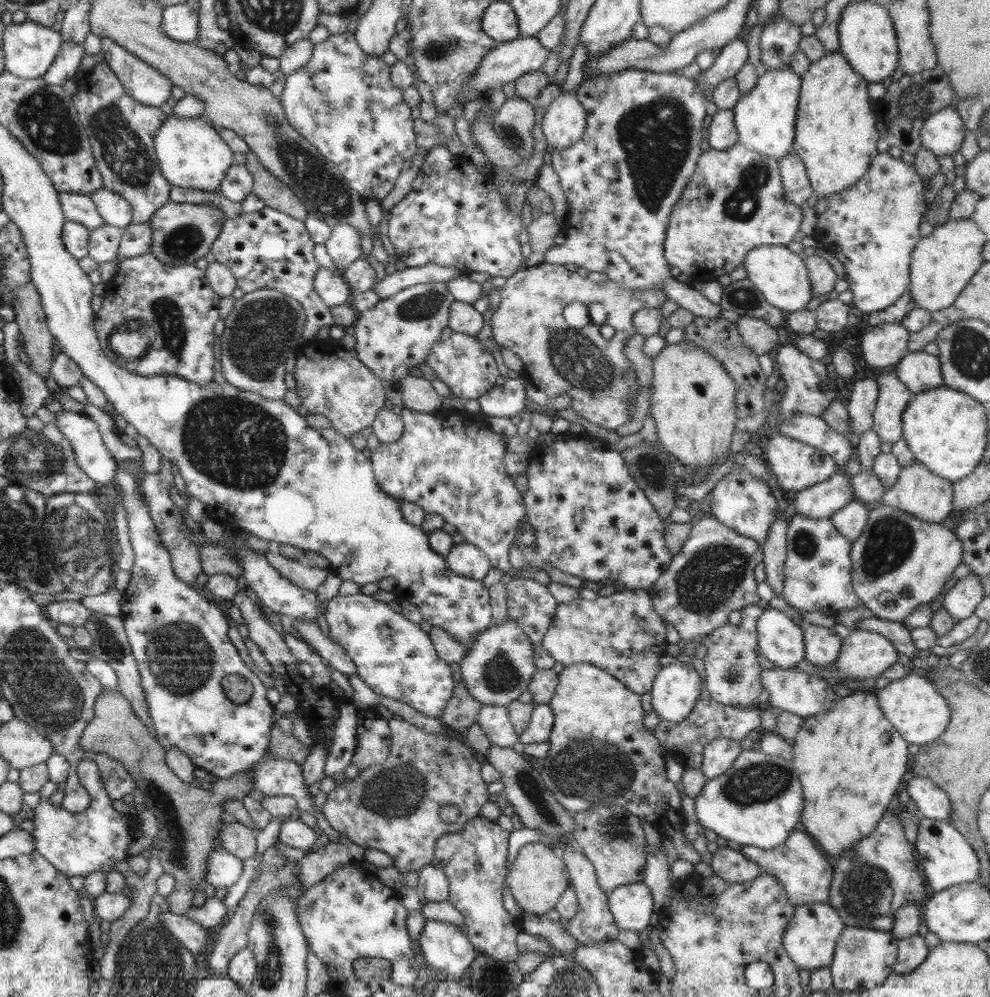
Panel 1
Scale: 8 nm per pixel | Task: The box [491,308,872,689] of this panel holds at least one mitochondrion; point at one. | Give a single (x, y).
(709, 579)

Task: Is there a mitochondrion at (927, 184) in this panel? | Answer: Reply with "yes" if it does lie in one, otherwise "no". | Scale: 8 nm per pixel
no

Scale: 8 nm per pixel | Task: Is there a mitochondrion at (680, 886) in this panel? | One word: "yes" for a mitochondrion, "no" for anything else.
no

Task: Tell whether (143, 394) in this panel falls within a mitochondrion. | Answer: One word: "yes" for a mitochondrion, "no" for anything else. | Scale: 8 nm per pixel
no

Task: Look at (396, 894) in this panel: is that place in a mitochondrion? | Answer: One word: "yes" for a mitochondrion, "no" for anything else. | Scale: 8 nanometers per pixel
no

